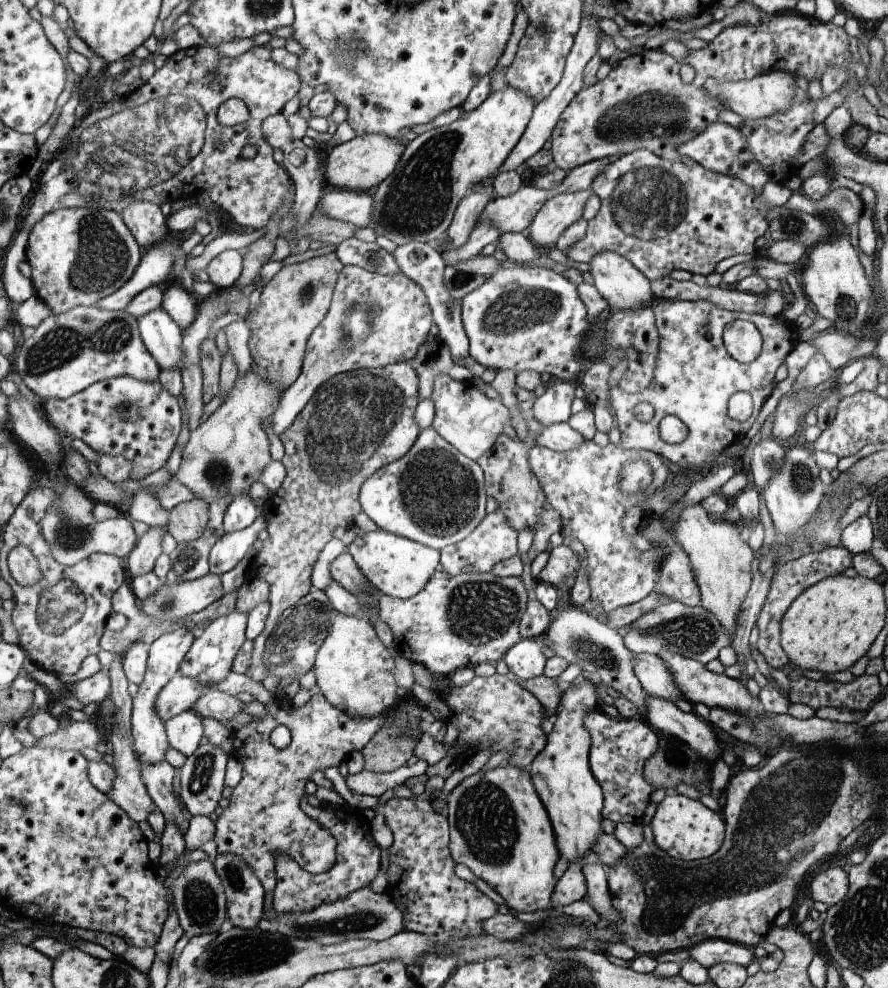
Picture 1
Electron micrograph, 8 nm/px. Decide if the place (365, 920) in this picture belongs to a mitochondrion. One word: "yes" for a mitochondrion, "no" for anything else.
yes

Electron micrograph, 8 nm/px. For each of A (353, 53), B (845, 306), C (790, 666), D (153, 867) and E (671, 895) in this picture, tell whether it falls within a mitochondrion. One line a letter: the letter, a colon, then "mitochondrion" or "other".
A: mitochondrion
B: mitochondrion
C: other
D: other
E: mitochondrion

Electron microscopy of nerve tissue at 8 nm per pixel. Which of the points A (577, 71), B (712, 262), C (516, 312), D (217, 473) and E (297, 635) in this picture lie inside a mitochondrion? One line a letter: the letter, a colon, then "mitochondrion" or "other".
A: other
B: other
C: mitochondrion
D: mitochondrion
E: mitochondrion

